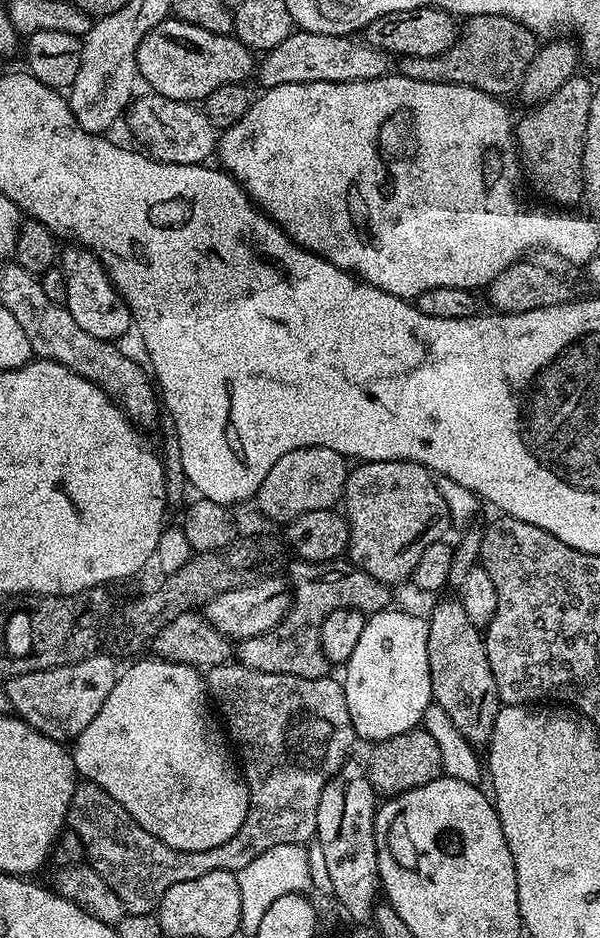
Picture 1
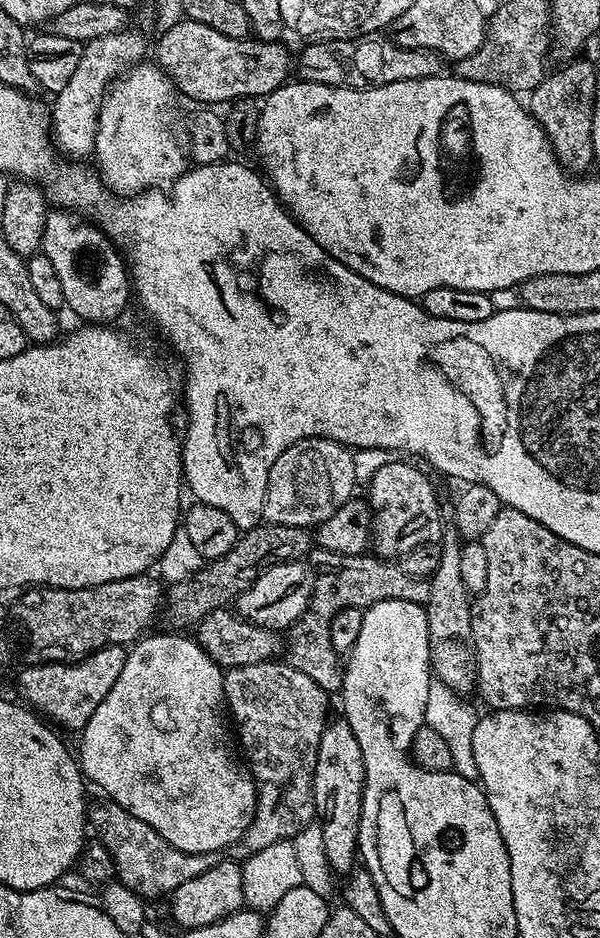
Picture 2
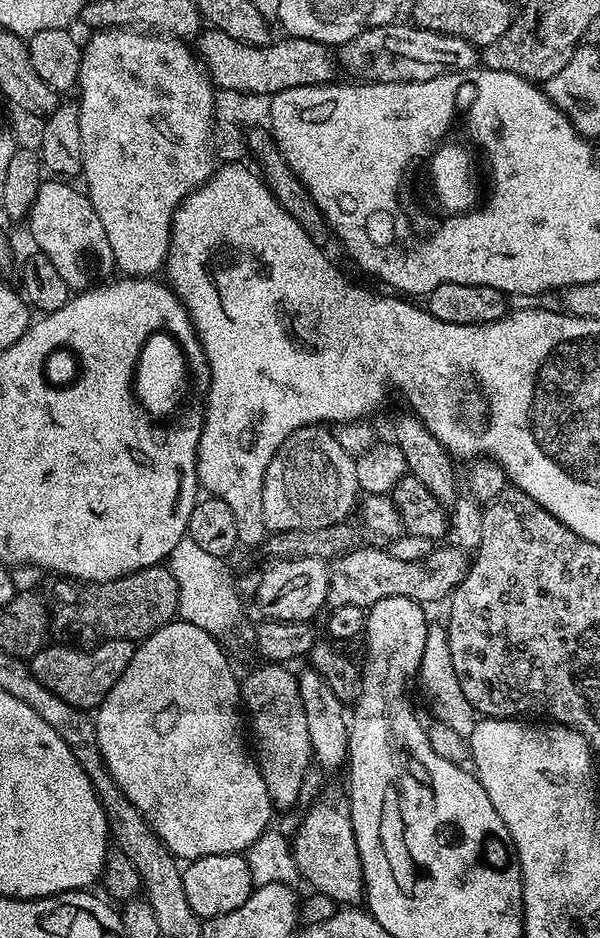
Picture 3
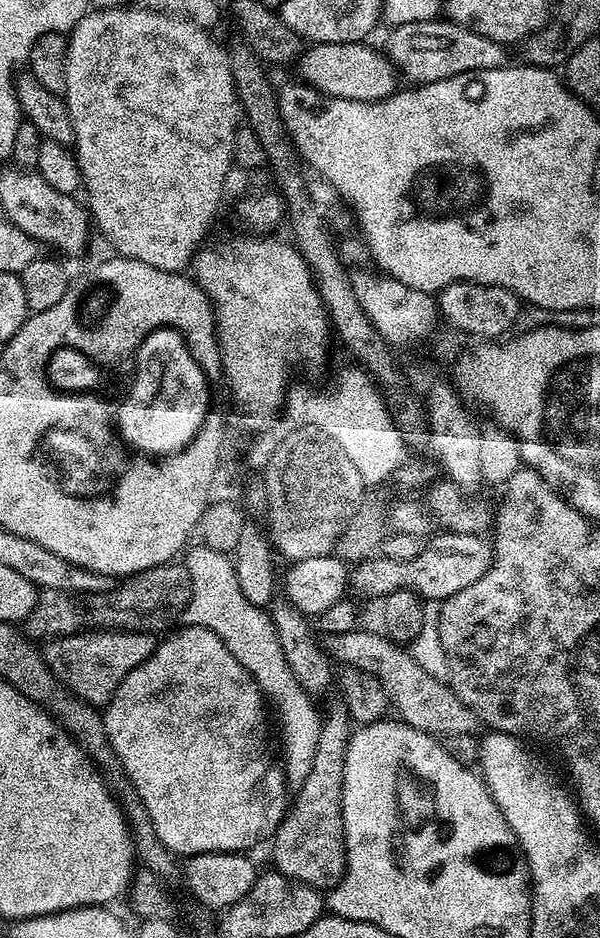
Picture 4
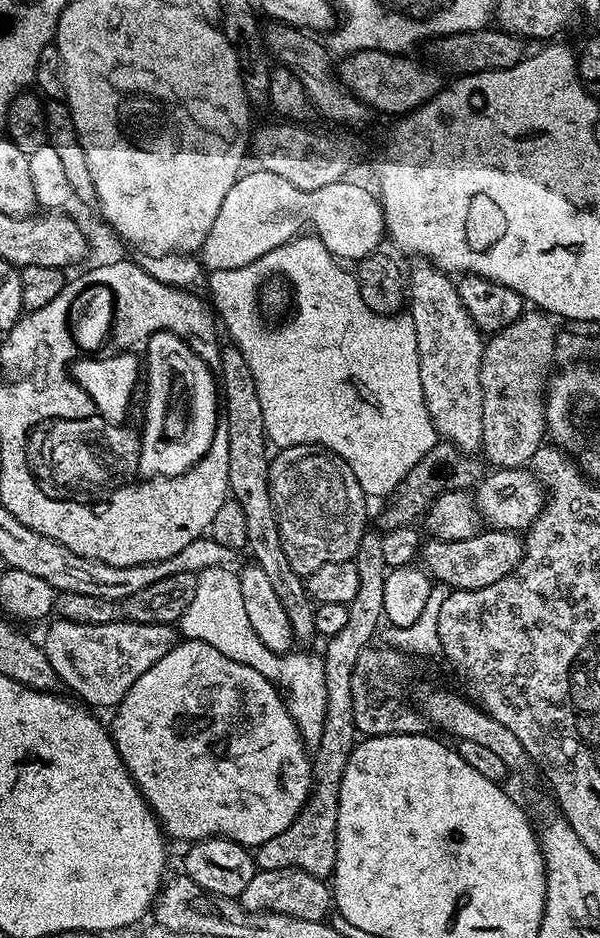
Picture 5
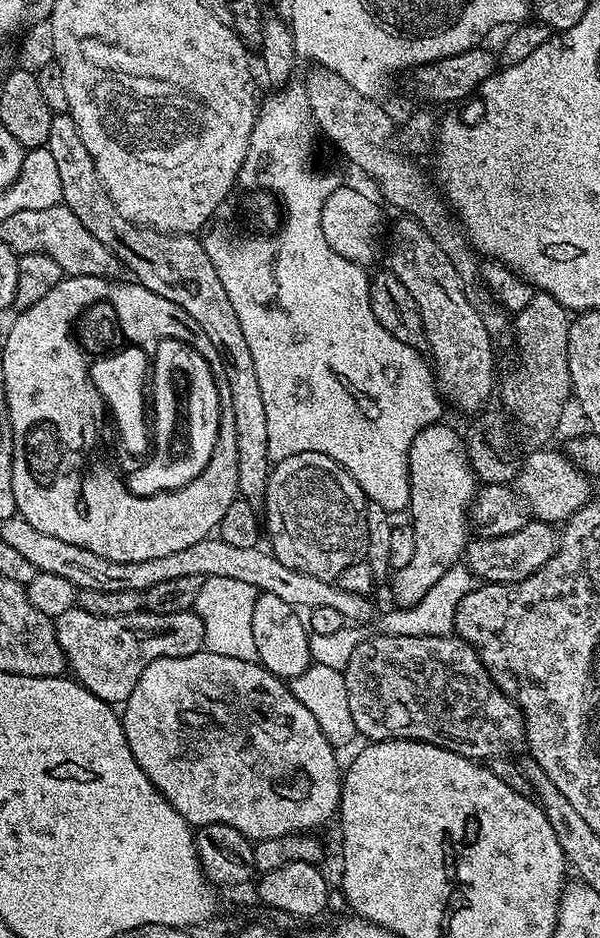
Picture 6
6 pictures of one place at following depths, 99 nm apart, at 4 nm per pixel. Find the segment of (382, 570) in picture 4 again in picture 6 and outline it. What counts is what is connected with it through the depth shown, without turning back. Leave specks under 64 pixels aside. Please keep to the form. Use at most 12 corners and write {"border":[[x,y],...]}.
{"border":[[532,518],[473,539],[462,560],[490,584],[530,578],[556,553],[557,529]]}

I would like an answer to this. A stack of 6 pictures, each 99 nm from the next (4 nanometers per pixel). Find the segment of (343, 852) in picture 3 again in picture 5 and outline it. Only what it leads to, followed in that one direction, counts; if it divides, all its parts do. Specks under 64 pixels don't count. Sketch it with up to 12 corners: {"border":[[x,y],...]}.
{"border":[[382,535],[324,648],[326,722],[298,818],[255,849],[262,871],[331,877],[342,774],[358,743],[350,674],[384,620]]}

